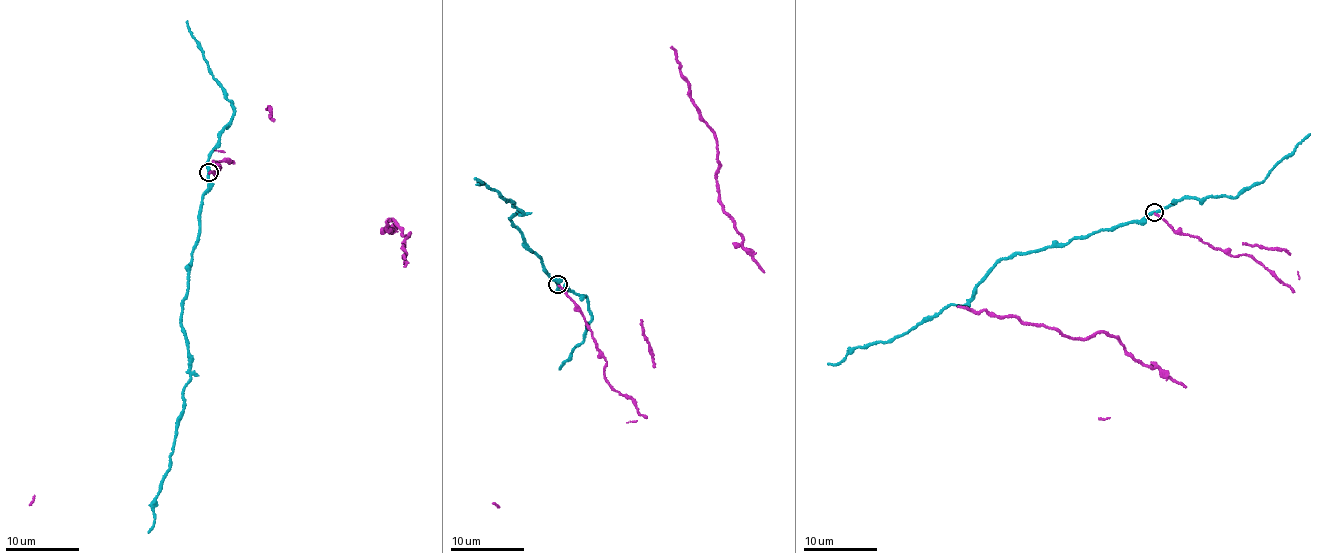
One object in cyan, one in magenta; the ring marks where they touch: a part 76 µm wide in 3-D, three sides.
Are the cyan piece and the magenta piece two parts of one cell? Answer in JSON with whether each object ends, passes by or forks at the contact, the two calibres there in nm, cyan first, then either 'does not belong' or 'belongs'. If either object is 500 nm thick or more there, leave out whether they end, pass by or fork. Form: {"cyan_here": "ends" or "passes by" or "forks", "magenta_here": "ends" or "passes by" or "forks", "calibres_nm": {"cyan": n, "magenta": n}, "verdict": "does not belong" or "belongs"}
{"cyan_here": "passes by", "magenta_here": "ends", "calibres_nm": {"cyan": 260, "magenta": 160}, "verdict": "does not belong"}

